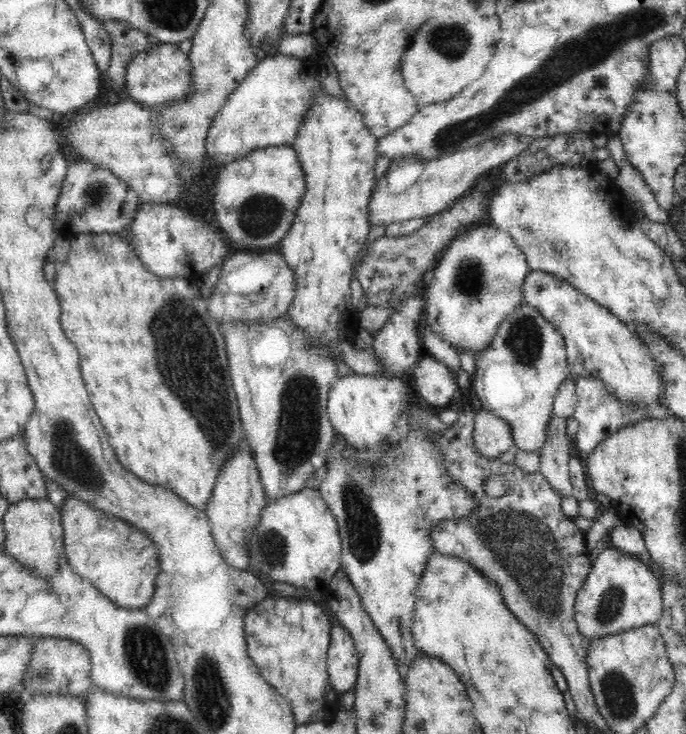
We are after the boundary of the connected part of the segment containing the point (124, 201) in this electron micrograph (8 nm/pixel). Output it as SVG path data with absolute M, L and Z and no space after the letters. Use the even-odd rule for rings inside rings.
M71 159L58 204L54 208L54 227L65 237L65 241L80 233L125 233L141 202L138 193L110 169L94 167L88 159Z

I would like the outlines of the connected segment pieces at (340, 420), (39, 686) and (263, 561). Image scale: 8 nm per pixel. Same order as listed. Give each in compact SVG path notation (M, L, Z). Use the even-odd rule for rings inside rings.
M354 373L336 378L330 387L327 400L327 413L334 432L356 451L377 448L388 440L396 419L410 404L407 392L411 387L412 383L408 379L400 377Z
M60 637L38 638L31 650L31 659L24 671L24 696L32 694L71 694L83 696L92 688L91 658L87 650L70 639Z
M306 487L300 492L286 494L276 500L266 500L260 524L256 524L254 532L243 533L241 537L244 548L250 553L250 565L254 566L253 572L257 572L268 583L279 581L298 588L307 588L310 591L325 591L332 583L334 574L341 568L342 537L338 532L334 513L328 508L319 489Z

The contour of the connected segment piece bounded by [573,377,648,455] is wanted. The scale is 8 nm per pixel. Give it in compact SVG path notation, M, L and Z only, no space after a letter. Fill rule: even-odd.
M575 377L577 390L577 402L573 417L579 422L574 442L580 453L588 455L596 449L606 438L610 438L617 430L629 426L648 416L648 408L637 408L639 404L622 404L615 396L612 396L605 384L594 377Z

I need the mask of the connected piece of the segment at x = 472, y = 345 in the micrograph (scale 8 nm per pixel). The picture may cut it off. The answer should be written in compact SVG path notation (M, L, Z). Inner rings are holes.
M491 223L468 226L438 256L434 277L425 289L426 324L459 352L475 355L488 349L502 322L525 304L521 290L530 270L510 233Z

